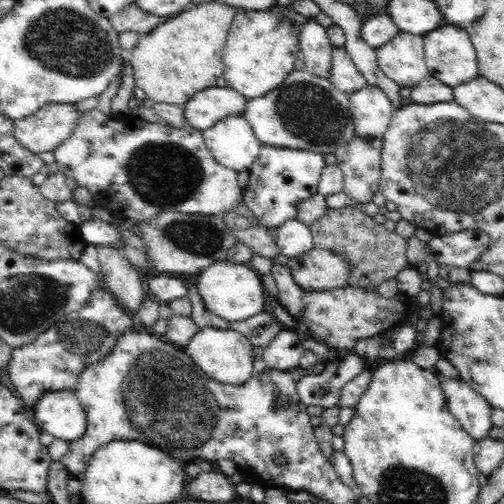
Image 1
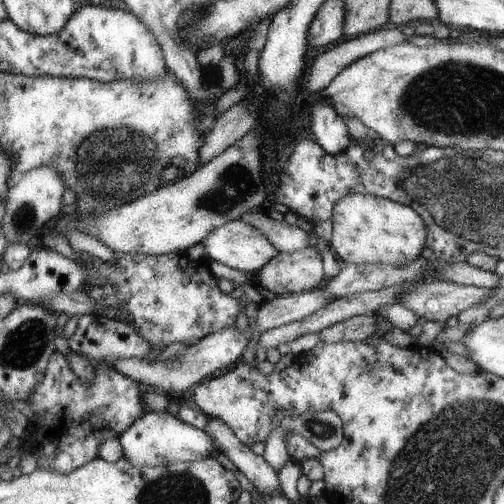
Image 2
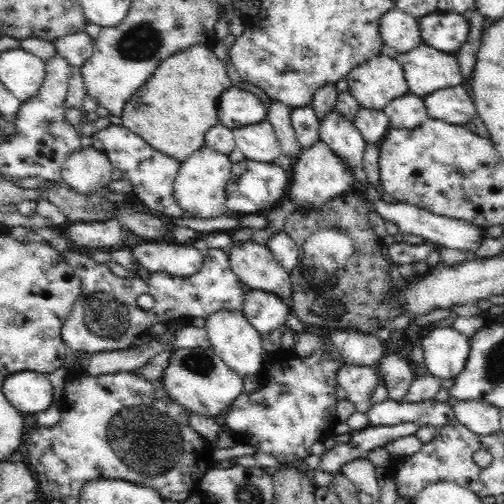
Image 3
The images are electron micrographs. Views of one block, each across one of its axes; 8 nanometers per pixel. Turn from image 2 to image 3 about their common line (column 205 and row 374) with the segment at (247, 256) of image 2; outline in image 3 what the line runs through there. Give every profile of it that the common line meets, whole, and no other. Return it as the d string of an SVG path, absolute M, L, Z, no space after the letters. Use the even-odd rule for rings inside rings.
M218 310L216 314L210 314L206 318L206 332L214 354L218 354L228 364L228 368L232 368L242 380L248 376L262 376L264 362L268 358L266 350L262 348L264 336L248 322L248 318L242 312Z

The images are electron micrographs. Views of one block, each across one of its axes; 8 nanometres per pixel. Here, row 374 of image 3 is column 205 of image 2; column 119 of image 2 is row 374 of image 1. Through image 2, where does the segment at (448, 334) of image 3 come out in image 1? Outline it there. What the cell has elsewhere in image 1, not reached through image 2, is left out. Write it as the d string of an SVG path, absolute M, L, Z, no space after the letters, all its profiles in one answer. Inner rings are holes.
M436 372L436 378L440 380L448 412L452 412L462 430L474 442L488 438L492 430L492 408L488 400L476 394L462 378L448 378L442 372Z

